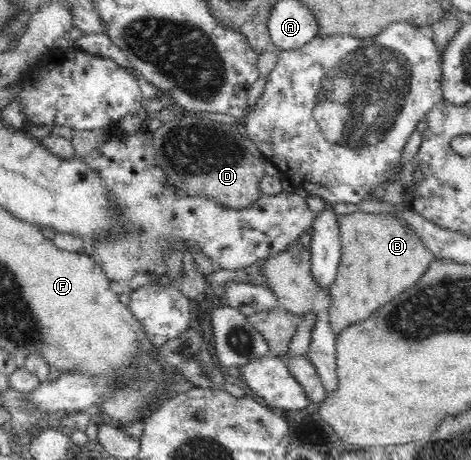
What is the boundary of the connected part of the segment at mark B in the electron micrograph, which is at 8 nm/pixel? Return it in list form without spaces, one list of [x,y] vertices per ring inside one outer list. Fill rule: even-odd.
[[[359,209],[351,214],[339,215],[337,222],[342,242],[342,257],[336,281],[328,291],[332,301],[328,312],[330,327],[336,336],[349,325],[373,317],[373,313],[377,313],[383,305],[387,305],[394,297],[418,283],[434,263],[434,254],[422,243],[421,236],[391,212],[365,213]]]

